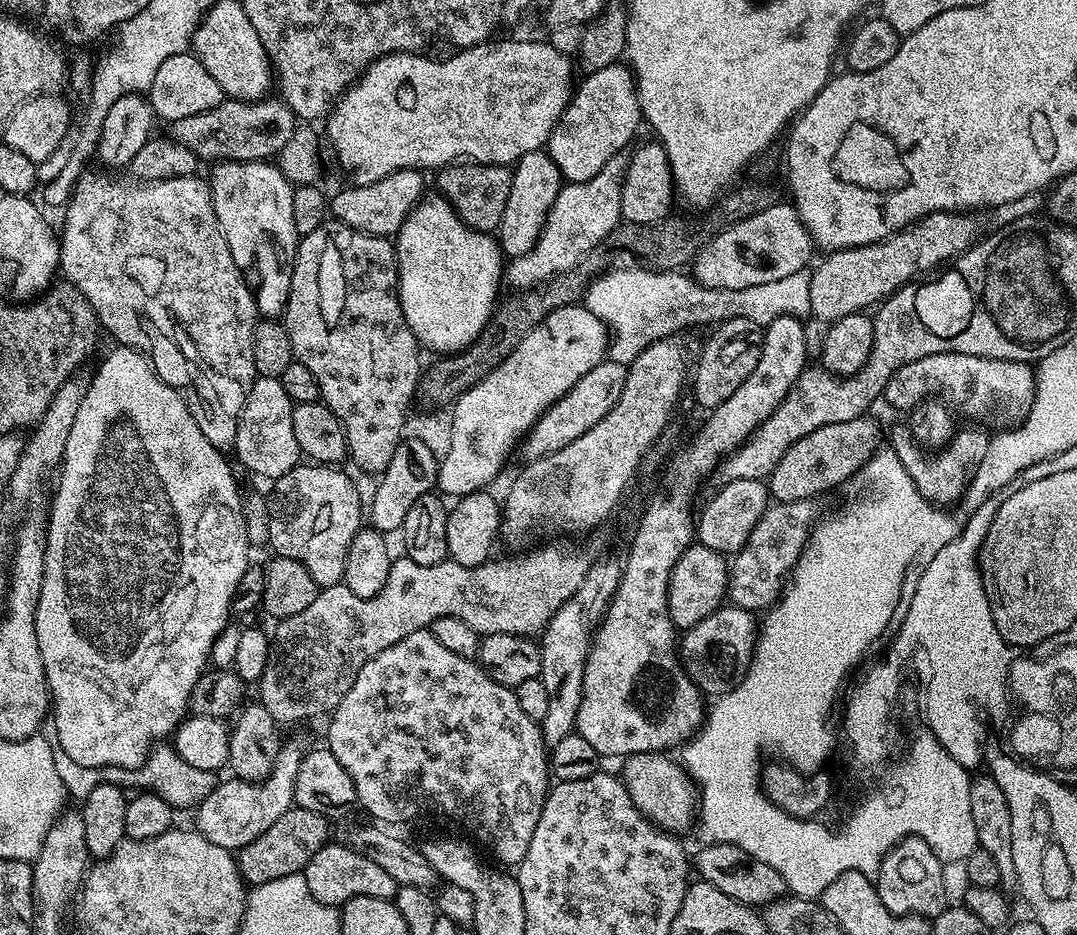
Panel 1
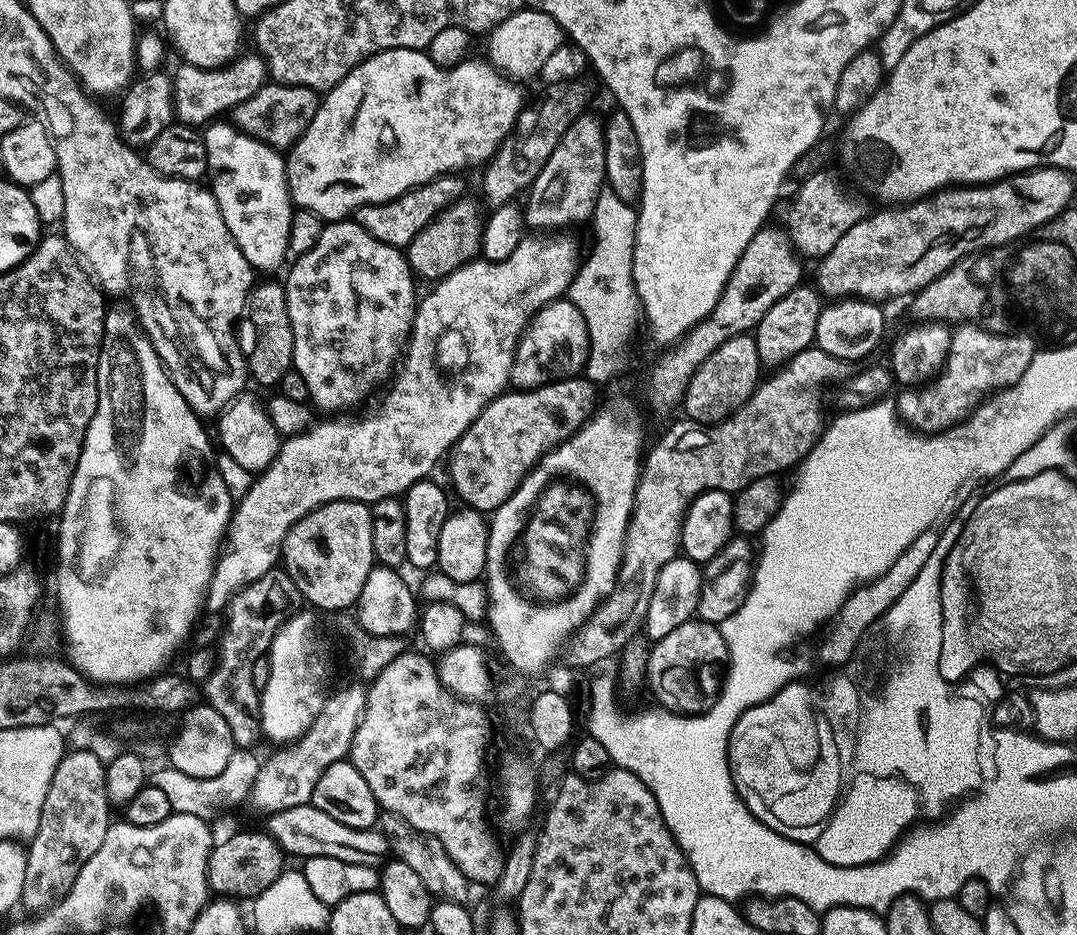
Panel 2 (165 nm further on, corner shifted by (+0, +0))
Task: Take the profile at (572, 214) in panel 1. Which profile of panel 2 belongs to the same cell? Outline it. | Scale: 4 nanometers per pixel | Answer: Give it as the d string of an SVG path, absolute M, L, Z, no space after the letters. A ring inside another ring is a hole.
M562 234L525 235L524 239L518 242L518 246L514 246L514 254L510 254L510 258L502 258L501 260L477 258L468 264L462 265L458 270L454 270L448 276L444 277L444 279L435 281L429 287L432 289L425 296L423 293L422 299L417 303L416 317L412 323L412 335L408 337L406 351L402 356L402 363L399 365L398 371L395 373L394 379L387 389L389 392L385 394L384 401L380 404L380 409L373 416L364 416L361 420L328 418L325 419L328 420L325 424L320 424L320 422L313 423L308 431L297 436L289 436L281 443L276 457L270 461L267 468L263 469L253 479L257 480L249 486L248 493L241 500L239 497L238 503L235 505L232 522L228 525L226 547L221 551L217 559L216 569L212 572L212 581L208 587L208 595L206 597L206 608L208 612L223 613L236 593L241 592L250 582L262 578L262 574L266 574L270 569L277 567L284 547L284 535L302 517L313 512L315 508L320 508L322 505L329 504L335 500L357 500L358 502L371 506L377 504L382 498L386 498L387 496L399 497L401 494L407 492L410 486L414 486L414 482L433 475L432 467L440 459L443 461L449 455L450 449L460 441L462 434L474 422L474 418L478 418L478 414L482 414L484 407L495 396L501 395L509 387L512 379L512 363L516 357L516 347L521 336L525 335L532 317L536 315L536 309L543 308L545 304L550 304L554 300L561 299L567 293L568 287L572 284L572 280L576 276L576 269L582 263L582 248L580 252L580 248L576 245L574 237L558 235Z

